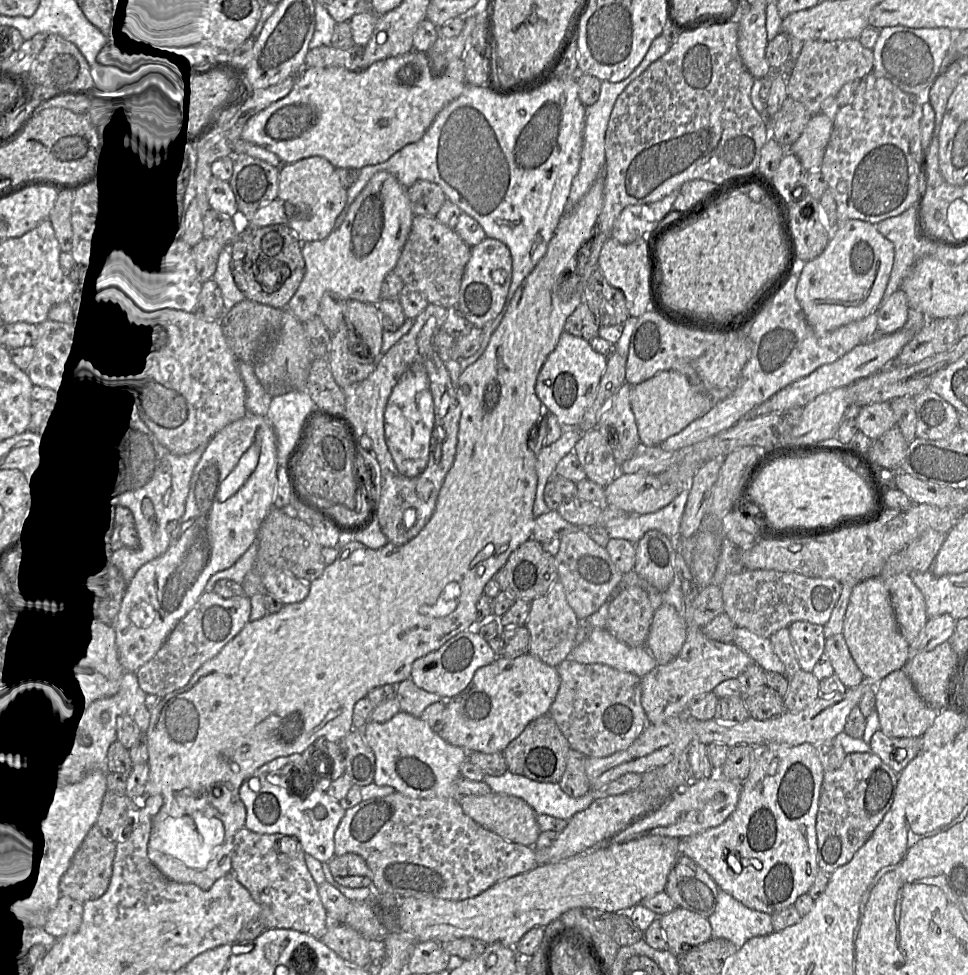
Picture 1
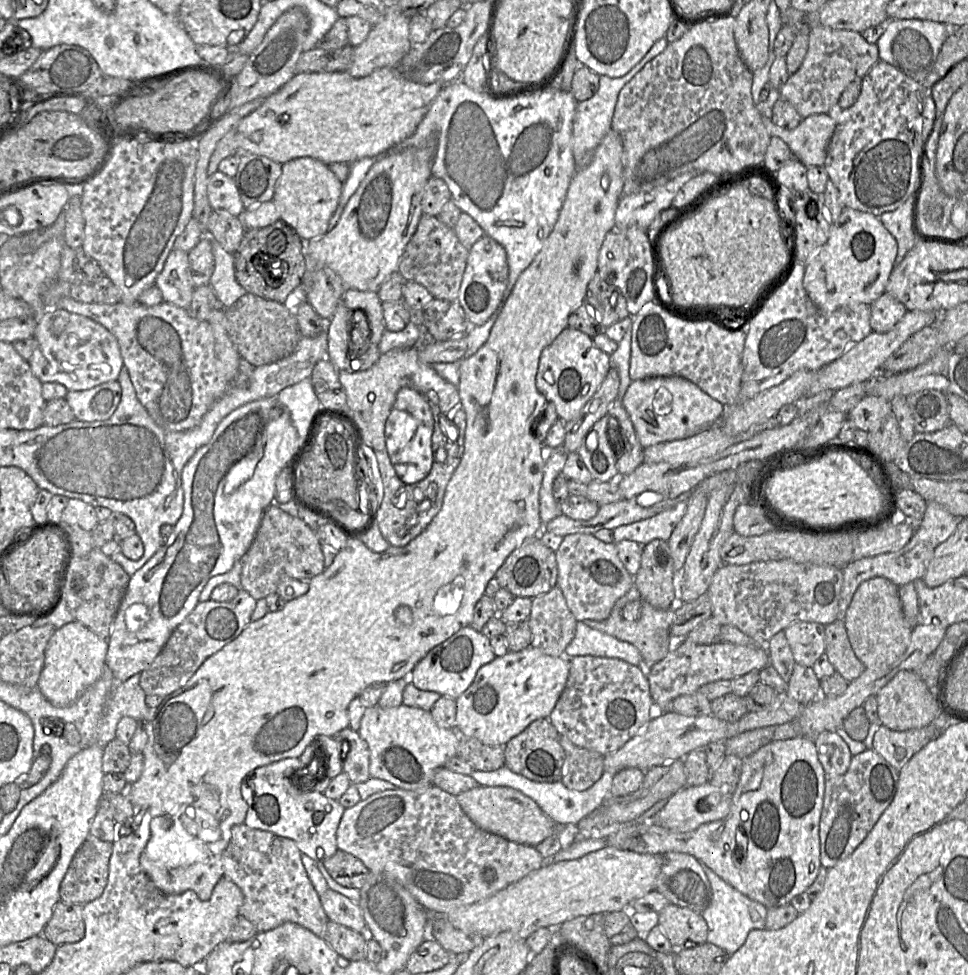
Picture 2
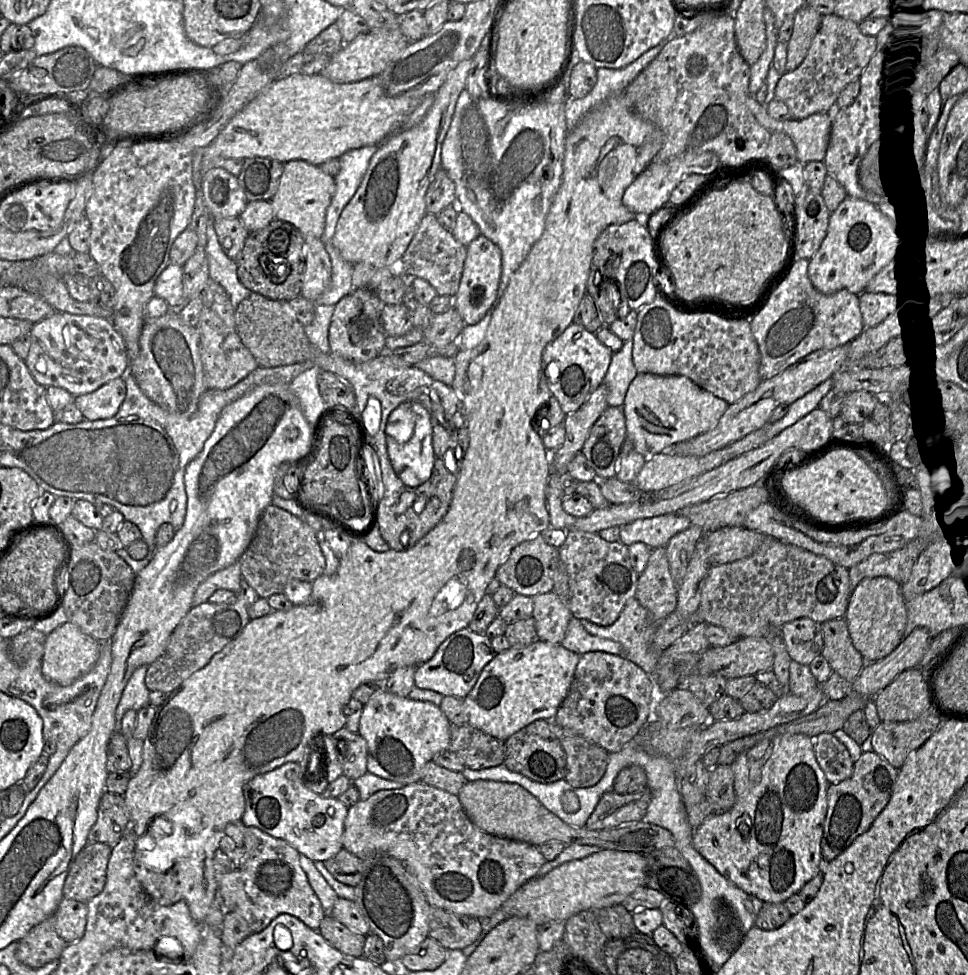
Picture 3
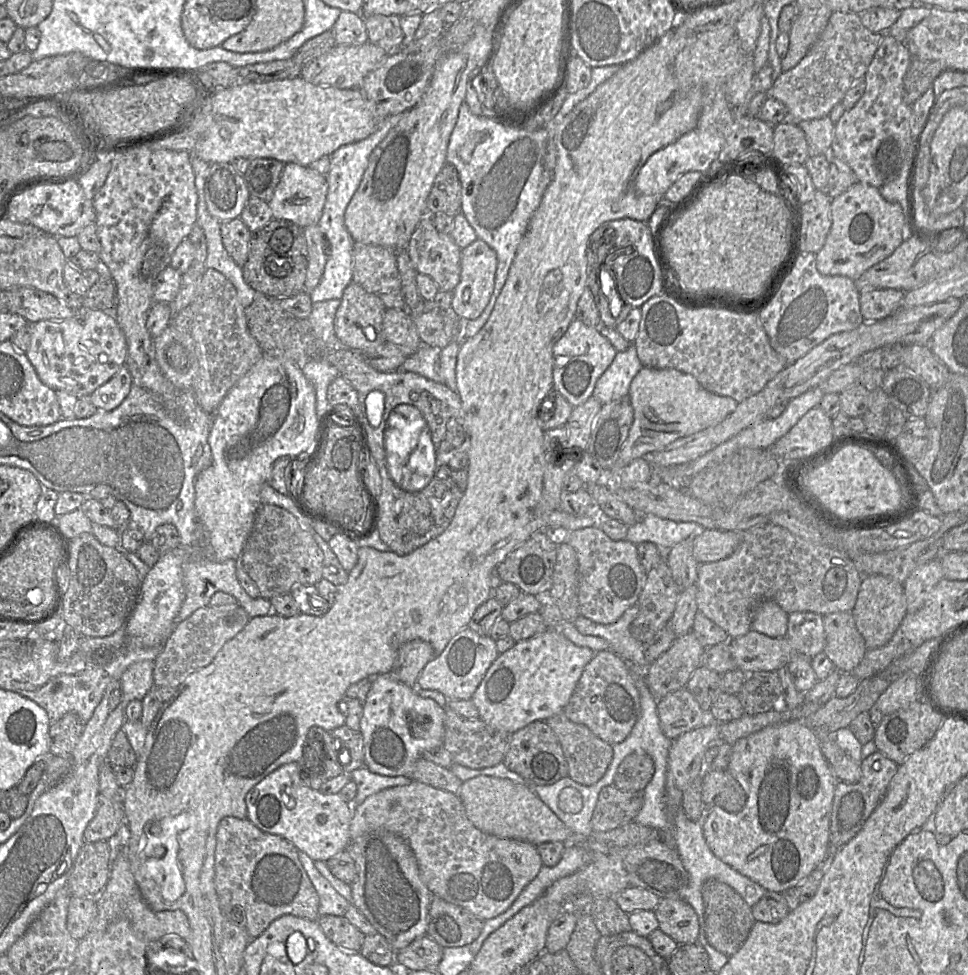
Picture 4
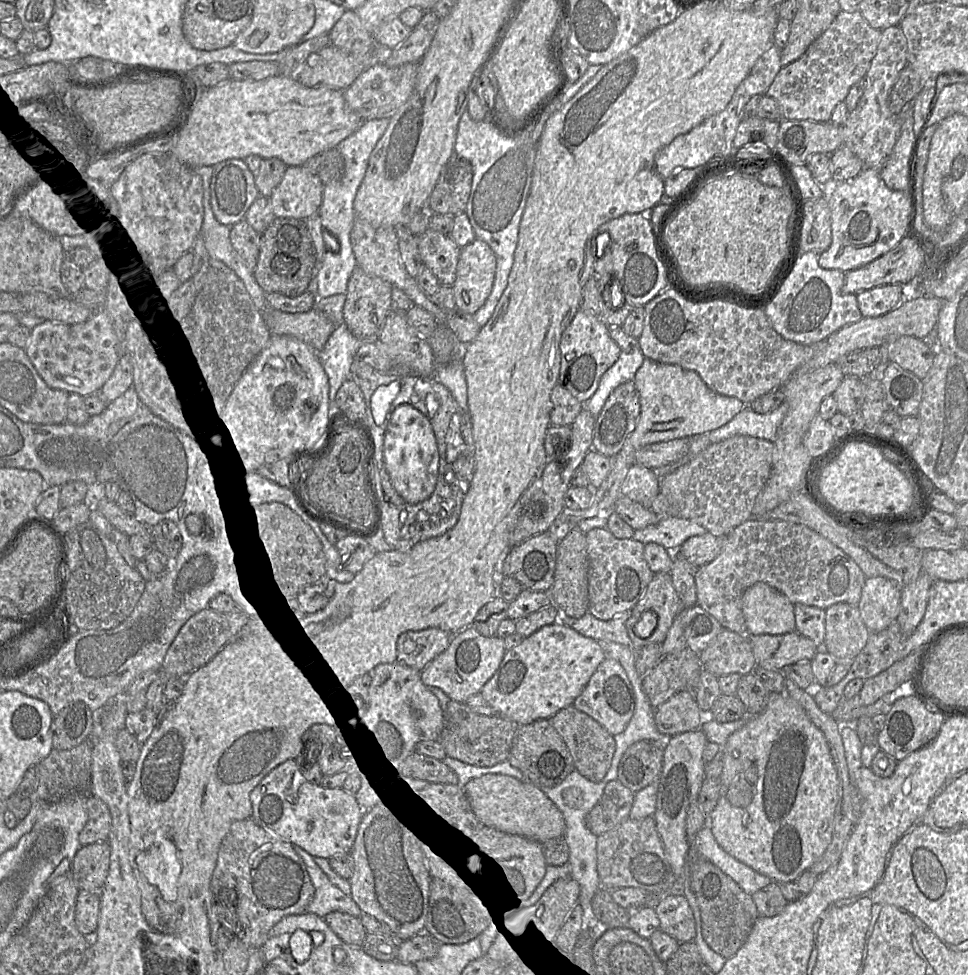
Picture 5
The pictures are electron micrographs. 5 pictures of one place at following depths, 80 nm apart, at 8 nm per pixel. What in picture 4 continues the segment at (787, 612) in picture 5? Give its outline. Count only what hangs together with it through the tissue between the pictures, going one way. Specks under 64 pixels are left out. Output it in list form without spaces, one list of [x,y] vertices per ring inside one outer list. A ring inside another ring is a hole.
[[[764,600],[754,609],[751,630],[771,638],[784,638],[787,622],[788,614],[775,601]]]

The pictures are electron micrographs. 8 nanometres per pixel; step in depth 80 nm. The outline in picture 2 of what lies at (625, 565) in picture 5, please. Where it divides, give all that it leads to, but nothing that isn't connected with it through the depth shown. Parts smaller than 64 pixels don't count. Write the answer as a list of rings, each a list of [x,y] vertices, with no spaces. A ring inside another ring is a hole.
[[[576,533],[563,537],[556,551],[556,561],[557,586],[577,621],[606,620],[616,602],[634,586],[634,576],[619,559],[616,544],[604,543],[591,534]]]

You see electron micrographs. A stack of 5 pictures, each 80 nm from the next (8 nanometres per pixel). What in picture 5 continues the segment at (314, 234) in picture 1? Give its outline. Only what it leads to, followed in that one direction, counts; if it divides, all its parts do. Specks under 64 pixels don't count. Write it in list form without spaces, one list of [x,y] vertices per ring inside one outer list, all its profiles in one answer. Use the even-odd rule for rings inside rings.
[[[302,166],[287,167],[278,186],[269,197],[276,218],[293,218],[306,220],[318,213],[322,203],[324,185],[317,174],[313,174]]]

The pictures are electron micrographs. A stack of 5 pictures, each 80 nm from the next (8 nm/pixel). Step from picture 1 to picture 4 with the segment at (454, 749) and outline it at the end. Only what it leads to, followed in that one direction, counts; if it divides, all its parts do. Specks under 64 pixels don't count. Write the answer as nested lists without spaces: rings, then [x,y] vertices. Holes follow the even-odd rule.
[[[393,673],[372,678],[363,703],[360,733],[364,743],[364,763],[371,772],[383,776],[410,776],[422,753],[443,746],[445,711],[434,700],[421,697],[417,687],[409,687]]]

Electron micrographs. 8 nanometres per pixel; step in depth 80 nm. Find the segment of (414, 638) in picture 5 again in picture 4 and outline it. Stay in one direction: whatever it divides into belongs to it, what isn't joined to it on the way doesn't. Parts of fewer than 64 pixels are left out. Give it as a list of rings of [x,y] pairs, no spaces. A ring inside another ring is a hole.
[[[413,640],[402,644],[398,650],[395,667],[392,672],[395,677],[409,687],[417,687],[417,679],[427,665],[435,657],[432,646],[422,640]]]

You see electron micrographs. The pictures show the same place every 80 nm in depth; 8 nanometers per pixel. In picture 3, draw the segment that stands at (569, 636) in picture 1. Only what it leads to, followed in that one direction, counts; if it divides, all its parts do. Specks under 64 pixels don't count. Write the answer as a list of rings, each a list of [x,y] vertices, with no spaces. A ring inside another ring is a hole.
[[[552,591],[533,597],[533,613],[537,639],[561,644],[570,619],[573,617],[567,605]]]

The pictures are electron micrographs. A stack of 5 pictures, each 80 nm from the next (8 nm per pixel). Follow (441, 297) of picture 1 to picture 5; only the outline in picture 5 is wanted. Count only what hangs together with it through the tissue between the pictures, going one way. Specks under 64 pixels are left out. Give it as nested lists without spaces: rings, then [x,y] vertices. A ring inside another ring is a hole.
[[[431,227],[416,237],[425,267],[434,273],[440,285],[452,286],[456,279],[461,248],[450,235],[444,235]]]

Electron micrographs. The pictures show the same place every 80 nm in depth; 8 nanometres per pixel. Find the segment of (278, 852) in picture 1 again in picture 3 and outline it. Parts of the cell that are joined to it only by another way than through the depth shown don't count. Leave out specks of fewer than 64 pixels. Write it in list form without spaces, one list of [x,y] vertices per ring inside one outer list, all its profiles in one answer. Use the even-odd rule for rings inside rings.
[[[242,821],[227,824],[213,859],[224,910],[241,915],[252,933],[263,931],[277,916],[284,913],[297,917],[313,930],[319,930],[325,911],[300,865],[299,855],[300,853],[285,840],[275,838],[256,827],[246,826]]]

